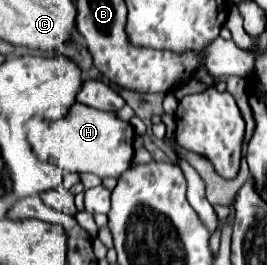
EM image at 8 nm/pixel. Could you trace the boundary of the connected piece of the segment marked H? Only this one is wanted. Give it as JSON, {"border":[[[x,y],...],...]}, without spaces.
{"border":[[[76,102],[70,112],[60,120],[30,118],[26,122],[28,142],[32,152],[42,160],[60,166],[66,172],[92,172],[100,178],[118,178],[130,168],[134,158],[134,128],[130,122],[120,120],[114,112],[102,112],[92,106]]]}

